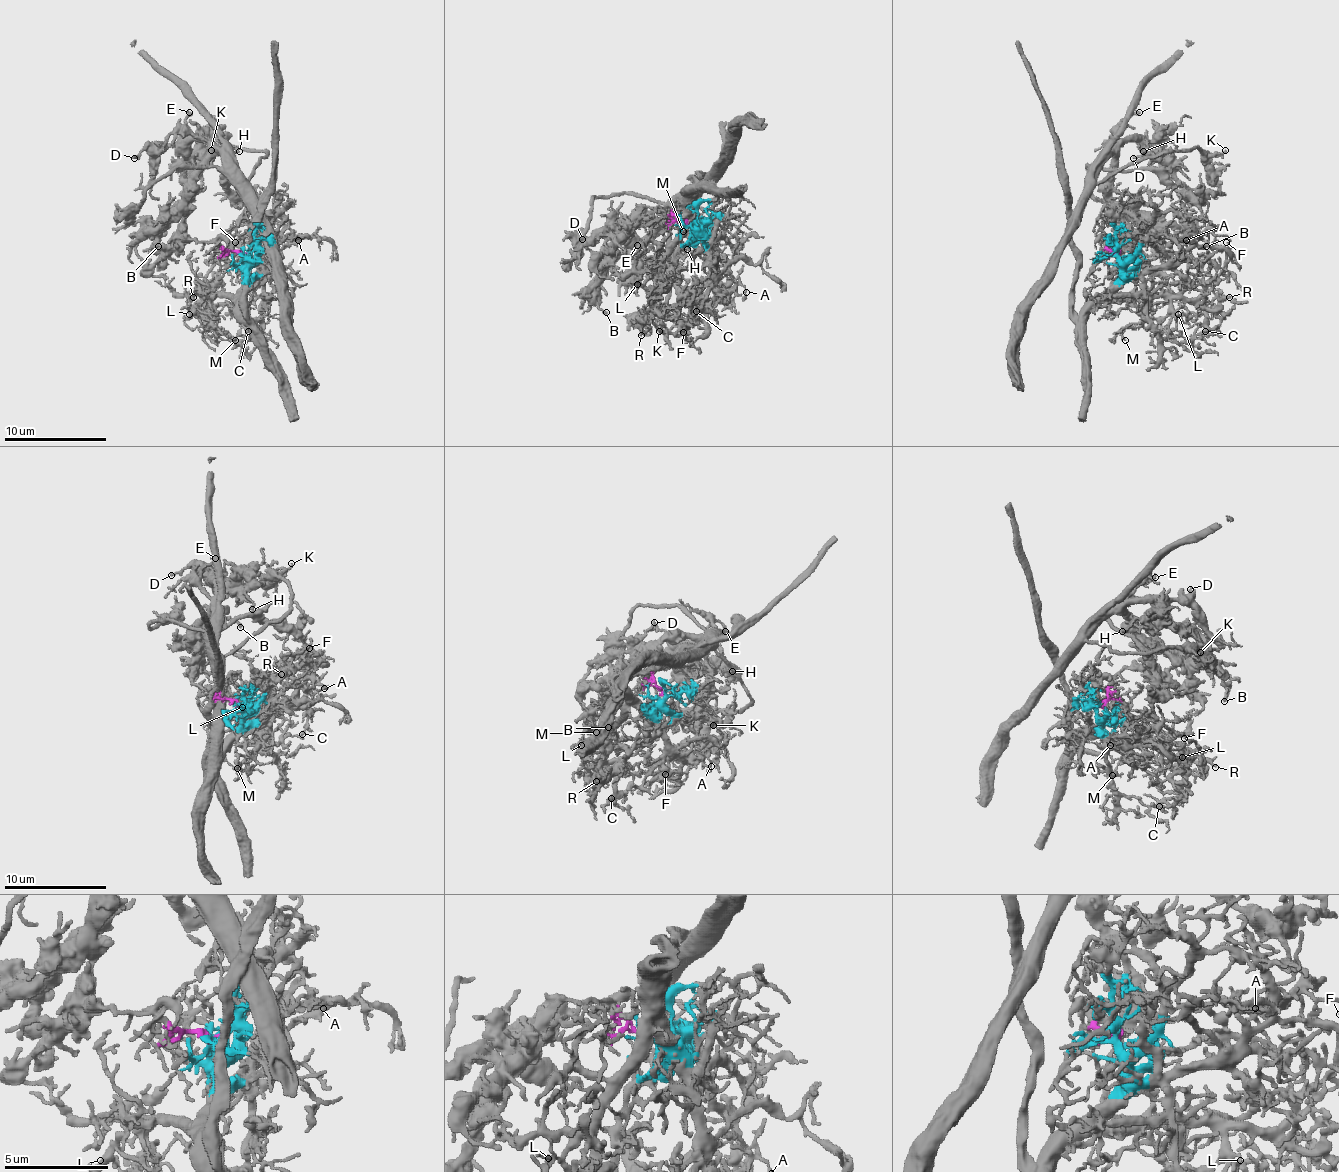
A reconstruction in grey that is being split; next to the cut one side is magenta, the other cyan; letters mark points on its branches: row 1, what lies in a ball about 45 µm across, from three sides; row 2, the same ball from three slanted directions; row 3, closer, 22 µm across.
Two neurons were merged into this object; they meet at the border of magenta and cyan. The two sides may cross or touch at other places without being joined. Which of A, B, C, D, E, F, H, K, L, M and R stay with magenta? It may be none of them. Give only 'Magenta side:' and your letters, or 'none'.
Magenta side: B, D, E, H, K

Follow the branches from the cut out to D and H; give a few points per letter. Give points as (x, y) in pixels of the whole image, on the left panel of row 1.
D: (249, 252), (195, 242), (185, 231), (185, 183), (208, 147), (200, 139), (179, 139), (172, 147), (133, 157)
H: (249, 252), (195, 242), (182, 224), (185, 183), (208, 149), (190, 144), (192, 152), (213, 137), (238, 152)

